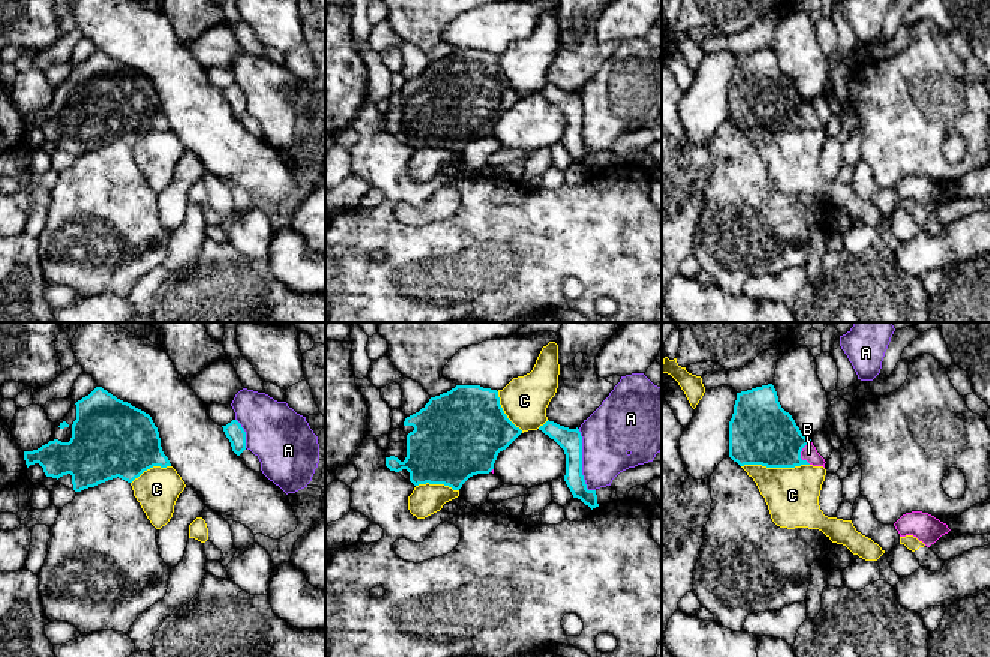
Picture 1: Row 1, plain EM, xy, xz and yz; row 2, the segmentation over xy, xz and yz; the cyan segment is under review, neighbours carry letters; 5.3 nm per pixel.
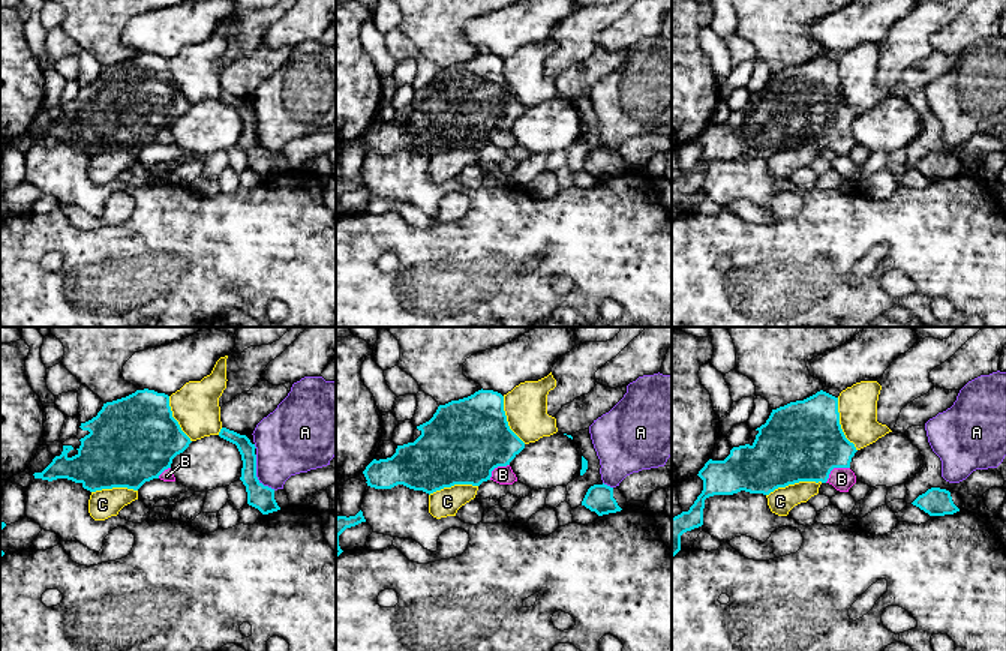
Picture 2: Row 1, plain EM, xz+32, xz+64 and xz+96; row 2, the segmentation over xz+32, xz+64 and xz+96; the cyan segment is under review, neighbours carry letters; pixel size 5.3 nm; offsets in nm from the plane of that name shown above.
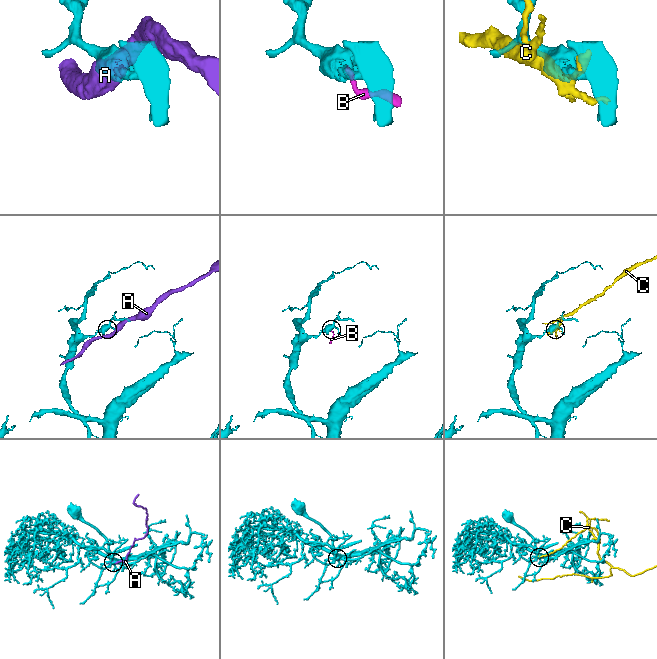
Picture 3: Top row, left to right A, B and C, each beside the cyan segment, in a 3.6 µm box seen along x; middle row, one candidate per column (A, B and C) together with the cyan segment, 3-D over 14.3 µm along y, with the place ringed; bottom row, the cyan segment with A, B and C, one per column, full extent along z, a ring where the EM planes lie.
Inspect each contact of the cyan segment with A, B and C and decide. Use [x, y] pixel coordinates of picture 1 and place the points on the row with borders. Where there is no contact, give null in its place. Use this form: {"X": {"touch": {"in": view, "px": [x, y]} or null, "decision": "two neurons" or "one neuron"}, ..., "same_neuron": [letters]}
{"A": {"touch": {"in": "xz", "px": [581, 462]}, "decision": "two neurons"}, "B": {"touch": {"in": "yz", "px": [800, 453]}, "decision": "one neuron"}, "C": {"touch": {"in": "yz", "px": [774, 467]}, "decision": "two neurons"}, "same_neuron": ["B"]}

